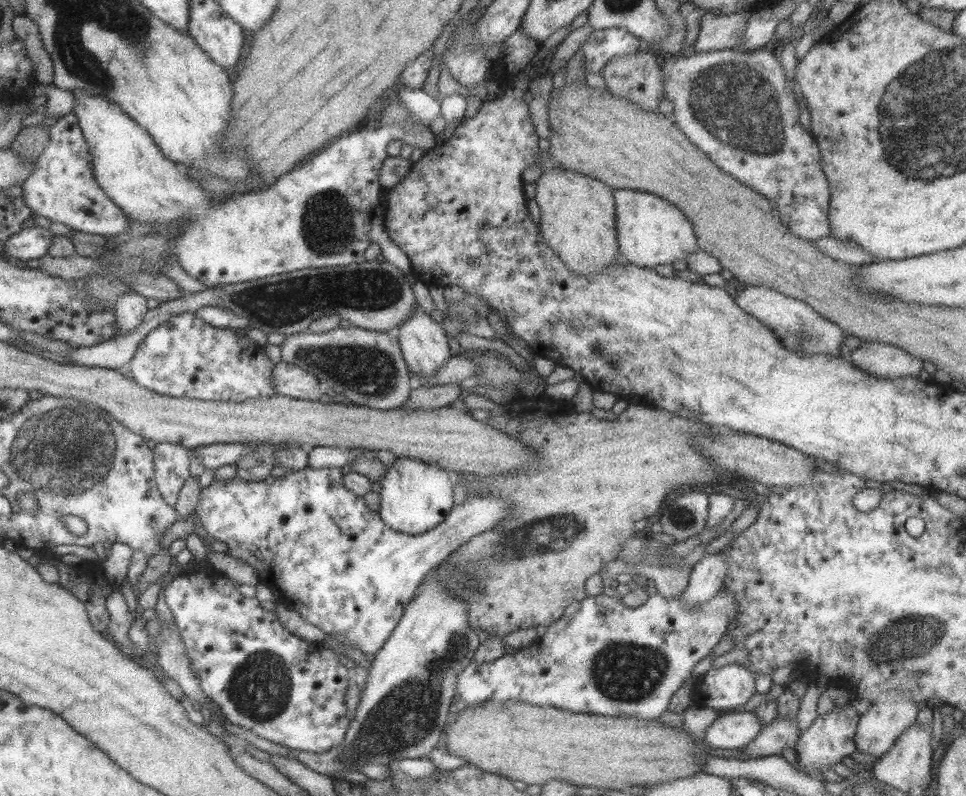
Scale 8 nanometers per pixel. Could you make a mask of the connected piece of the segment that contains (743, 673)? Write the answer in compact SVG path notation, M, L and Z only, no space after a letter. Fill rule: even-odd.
M735 663L710 668L703 674L703 681L697 684L699 700L703 706L715 710L741 707L756 693L754 678L751 671Z

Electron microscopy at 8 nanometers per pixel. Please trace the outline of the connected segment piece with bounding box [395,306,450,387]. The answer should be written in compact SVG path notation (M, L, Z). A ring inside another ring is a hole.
M415 306L413 316L401 322L395 328L395 334L408 369L417 374L424 387L431 386L431 381L427 380L450 357L441 325Z

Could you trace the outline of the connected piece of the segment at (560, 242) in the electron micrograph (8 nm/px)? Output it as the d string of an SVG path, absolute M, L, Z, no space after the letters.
M553 168L543 172L537 180L533 199L539 207L539 230L543 240L551 250L554 250L561 262L571 268L577 276L595 276L597 272L618 264L621 261L617 247L617 231L615 231L614 189L606 184L585 176L581 172L573 172L565 168Z

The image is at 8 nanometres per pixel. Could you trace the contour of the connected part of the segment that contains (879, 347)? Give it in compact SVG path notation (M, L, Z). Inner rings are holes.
M862 340L848 357L853 366L881 379L918 376L923 361L897 346Z

